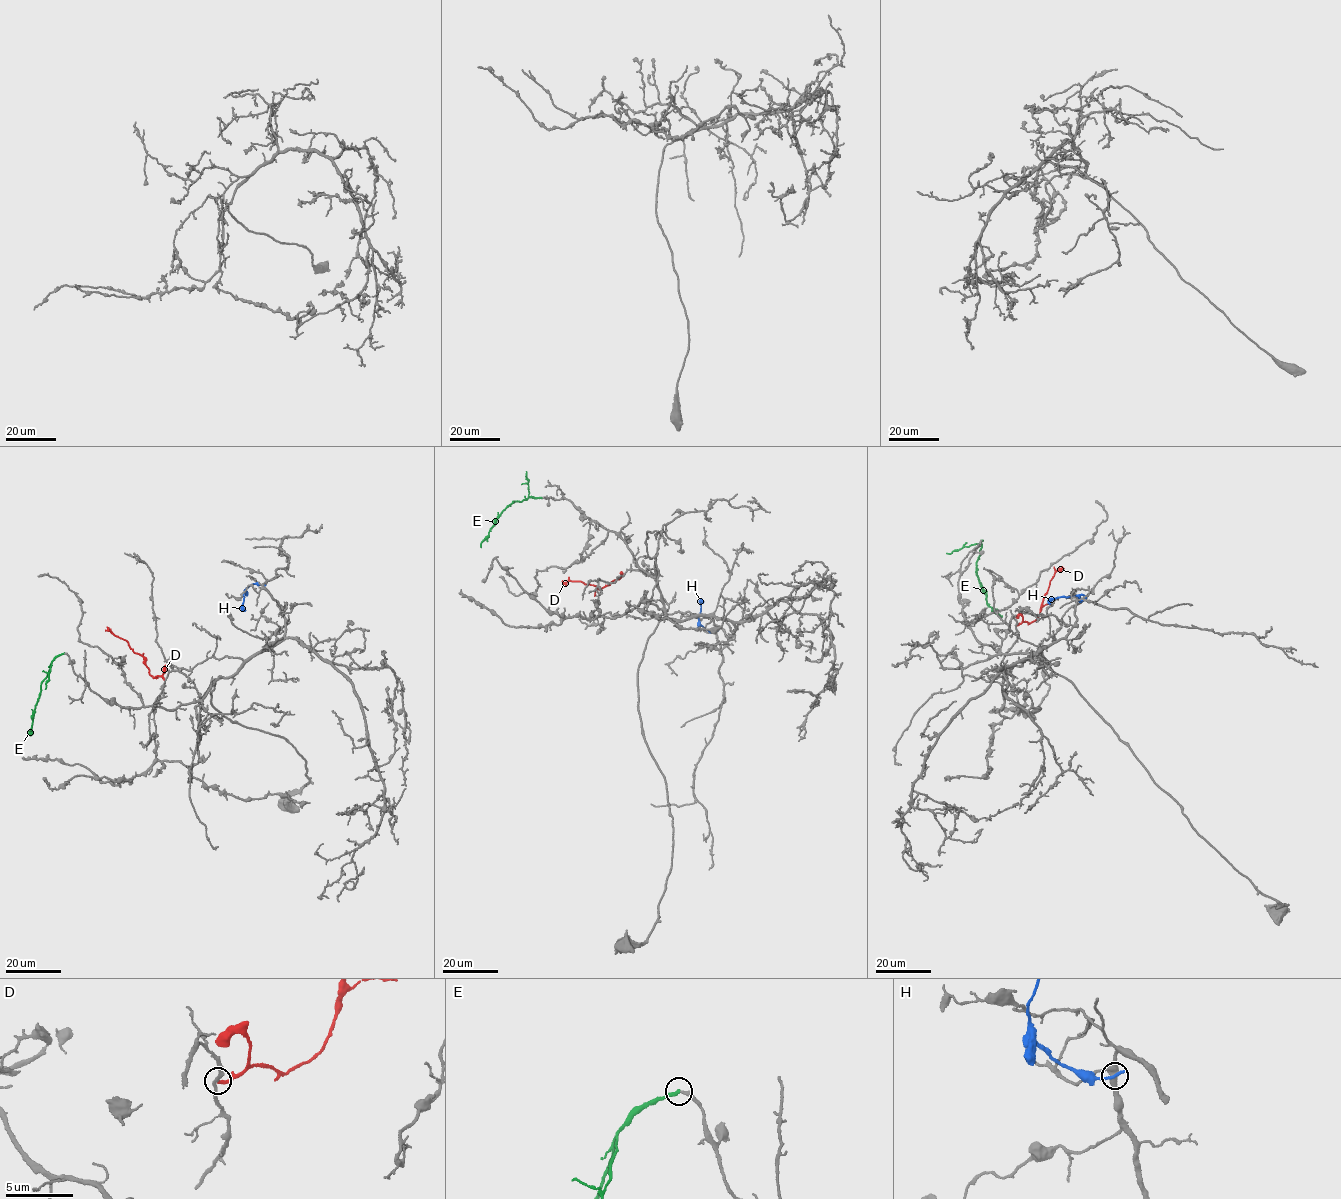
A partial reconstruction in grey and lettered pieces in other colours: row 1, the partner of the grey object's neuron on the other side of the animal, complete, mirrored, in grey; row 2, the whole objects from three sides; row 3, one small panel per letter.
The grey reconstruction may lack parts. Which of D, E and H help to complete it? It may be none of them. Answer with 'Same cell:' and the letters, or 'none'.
Same cell: E

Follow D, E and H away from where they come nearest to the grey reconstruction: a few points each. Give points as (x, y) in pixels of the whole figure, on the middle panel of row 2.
D: (620, 576), (601, 589), (581, 581), (569, 580), (564, 586)
E: (542, 498), (513, 501), (503, 511), (480, 547)
H: (716, 631), (707, 630), (699, 623), (701, 600)

